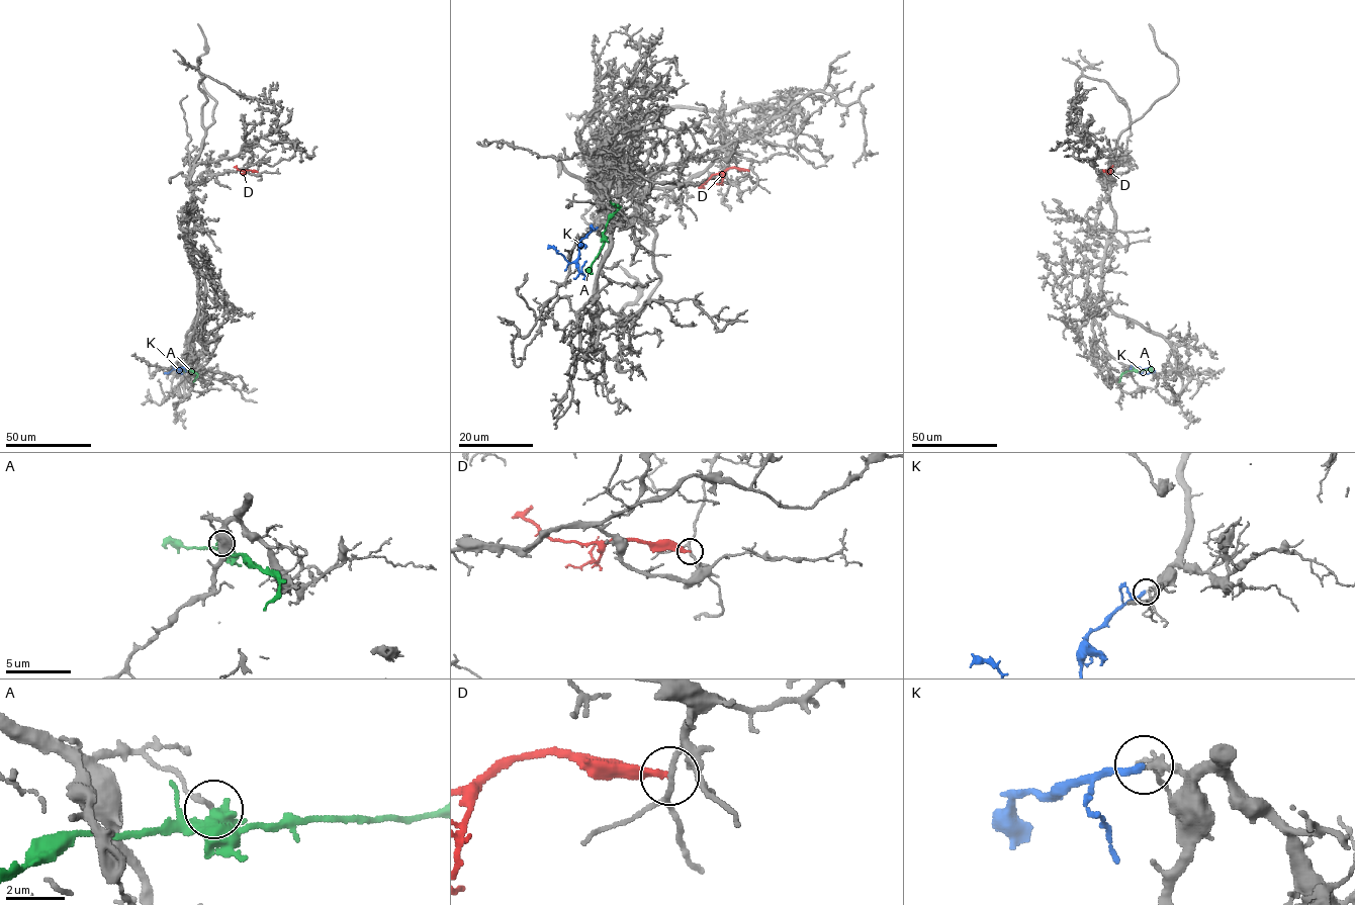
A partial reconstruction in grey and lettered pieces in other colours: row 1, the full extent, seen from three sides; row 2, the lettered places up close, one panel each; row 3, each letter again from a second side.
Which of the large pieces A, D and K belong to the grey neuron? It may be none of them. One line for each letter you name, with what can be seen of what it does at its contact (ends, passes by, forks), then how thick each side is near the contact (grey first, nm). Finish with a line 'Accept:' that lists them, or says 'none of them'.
K: it ends there; 180 nm thick on the grey side, 260 nm on the other
Accept: K

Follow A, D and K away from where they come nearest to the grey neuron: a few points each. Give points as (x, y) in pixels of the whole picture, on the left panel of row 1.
A: (189, 369), (197, 374), (193, 382)
D: (257, 172), (239, 170), (237, 166)
K: (187, 366), (164, 372)

